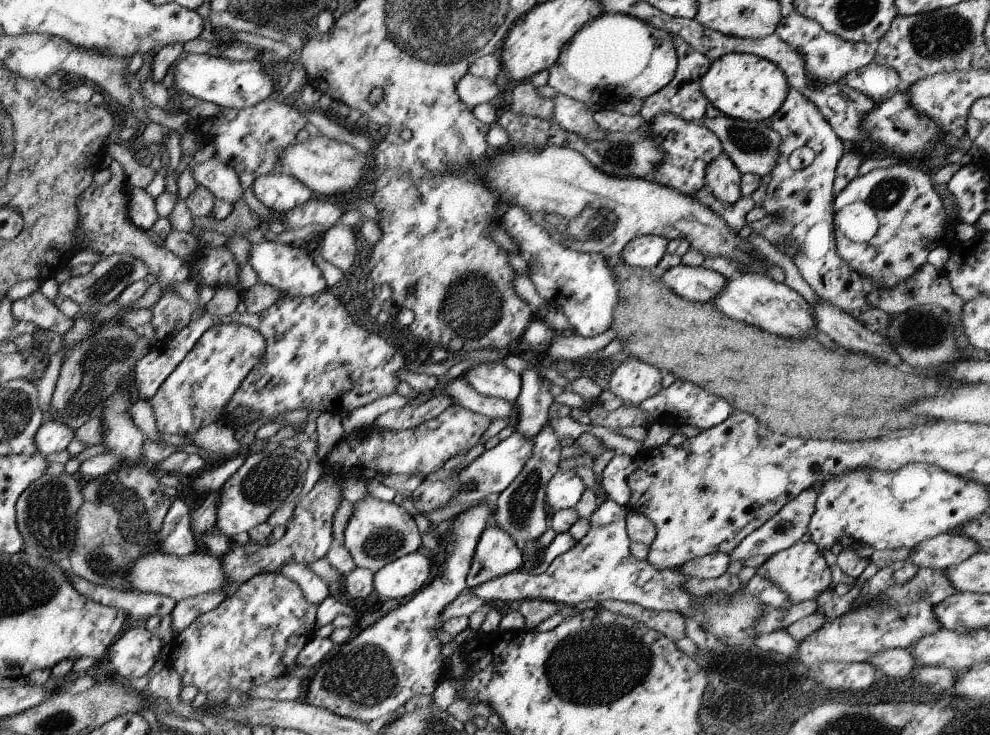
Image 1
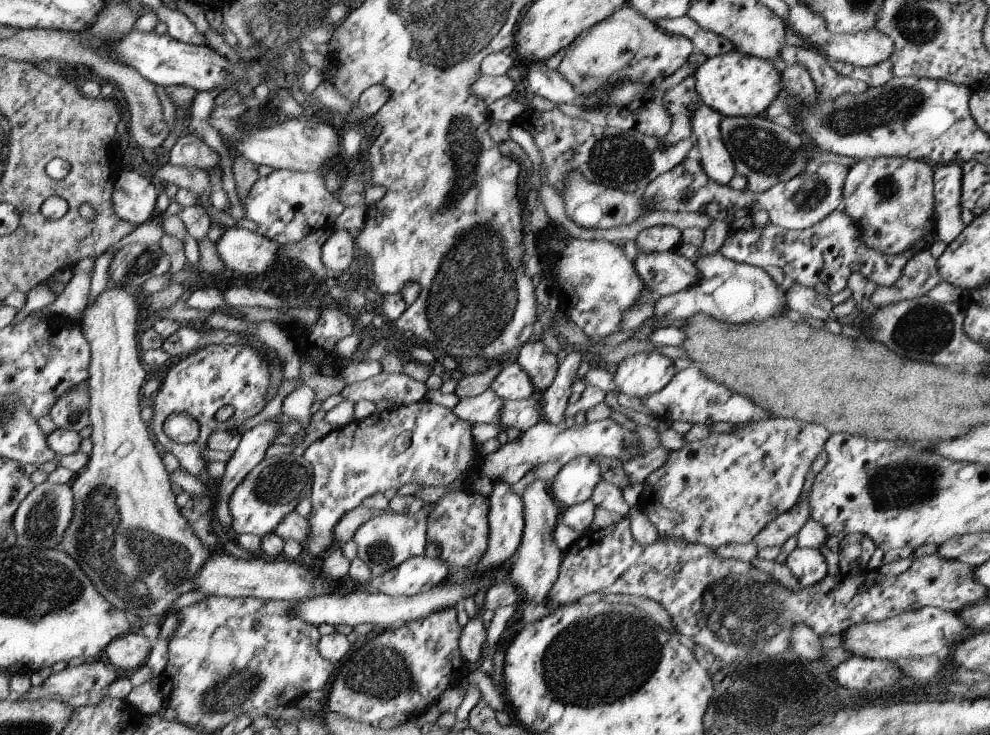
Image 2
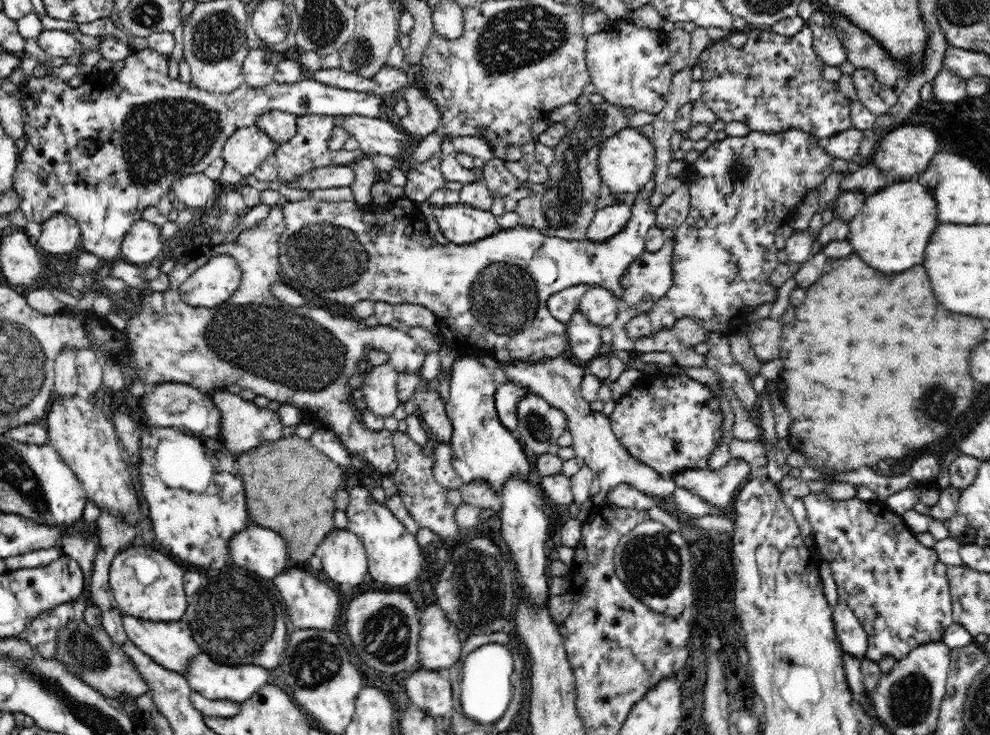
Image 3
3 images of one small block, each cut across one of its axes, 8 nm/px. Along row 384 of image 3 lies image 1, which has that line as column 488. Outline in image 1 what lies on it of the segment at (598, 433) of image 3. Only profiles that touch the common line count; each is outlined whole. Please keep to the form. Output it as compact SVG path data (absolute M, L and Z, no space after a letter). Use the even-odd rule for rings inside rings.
M493 514L487 520L487 526L477 542L475 556L471 558L471 568L465 578L465 590L471 594L471 588L495 580L497 576L519 572L523 568L523 552L515 546L513 538L495 526Z

